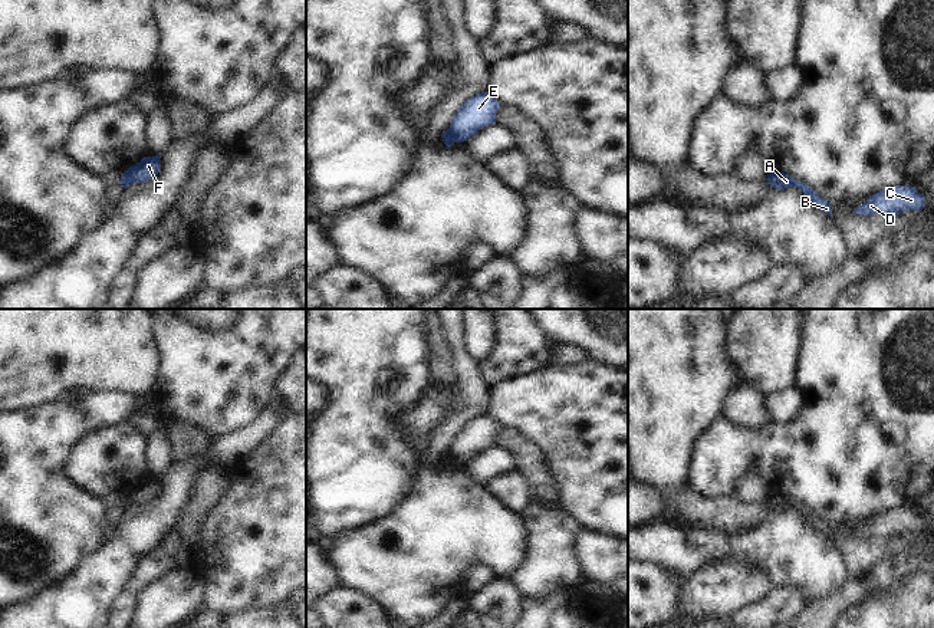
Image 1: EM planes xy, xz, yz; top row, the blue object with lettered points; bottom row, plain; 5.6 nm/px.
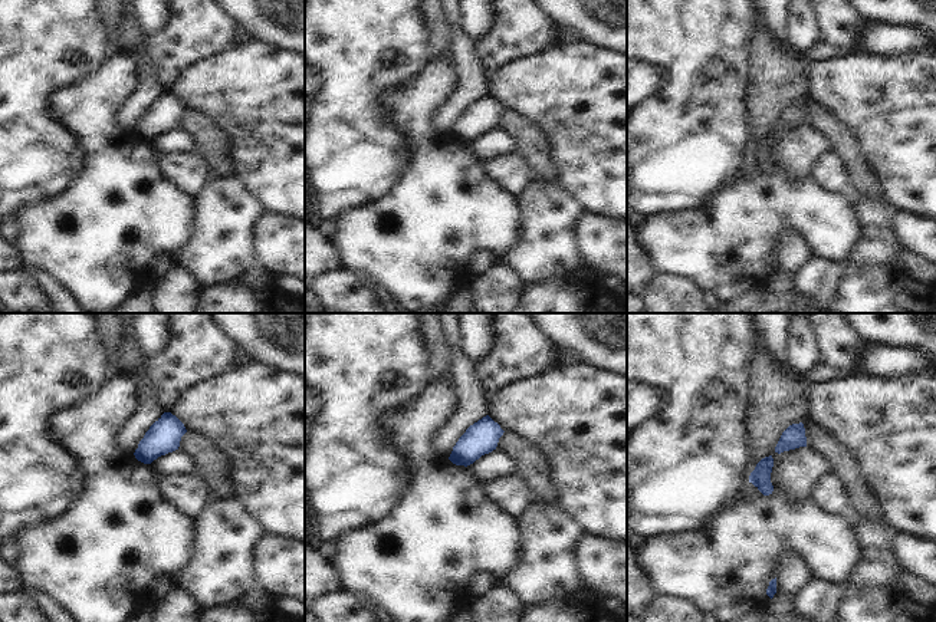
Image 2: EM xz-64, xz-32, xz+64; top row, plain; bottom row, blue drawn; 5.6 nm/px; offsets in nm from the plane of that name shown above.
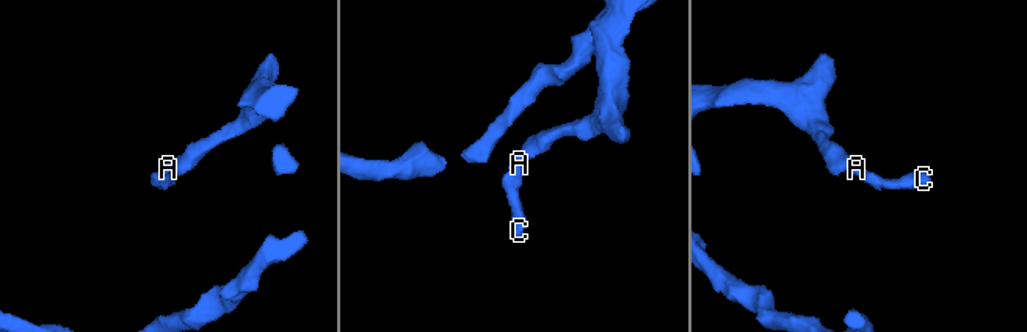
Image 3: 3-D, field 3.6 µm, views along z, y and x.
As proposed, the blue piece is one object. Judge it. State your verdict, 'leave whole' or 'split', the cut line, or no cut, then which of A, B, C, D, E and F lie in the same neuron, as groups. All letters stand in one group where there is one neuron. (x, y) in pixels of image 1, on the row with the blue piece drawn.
split | xz (447, 130), (454, 141) | A B C D / E F

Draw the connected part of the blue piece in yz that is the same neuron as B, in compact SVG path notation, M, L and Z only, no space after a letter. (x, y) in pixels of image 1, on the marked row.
M775 171L770 178L769 178L769 184L772 188L777 188L777 190L783 190L783 188L789 188L789 187L796 187L799 188L806 198L813 203L820 211L832 216L832 206L831 203L828 203L825 198L822 198L812 187L809 187L808 184L792 178L790 175L780 172L780 171Z

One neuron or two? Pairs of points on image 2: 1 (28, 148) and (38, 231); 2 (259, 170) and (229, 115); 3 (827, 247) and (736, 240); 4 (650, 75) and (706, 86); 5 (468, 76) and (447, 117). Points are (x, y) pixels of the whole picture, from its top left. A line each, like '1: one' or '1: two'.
1: two
2: one
3: one
4: two
5: one

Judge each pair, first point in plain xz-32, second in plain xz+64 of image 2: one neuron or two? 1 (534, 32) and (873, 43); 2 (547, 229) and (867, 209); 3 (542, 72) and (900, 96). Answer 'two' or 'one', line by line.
1: two
2: one
3: one

